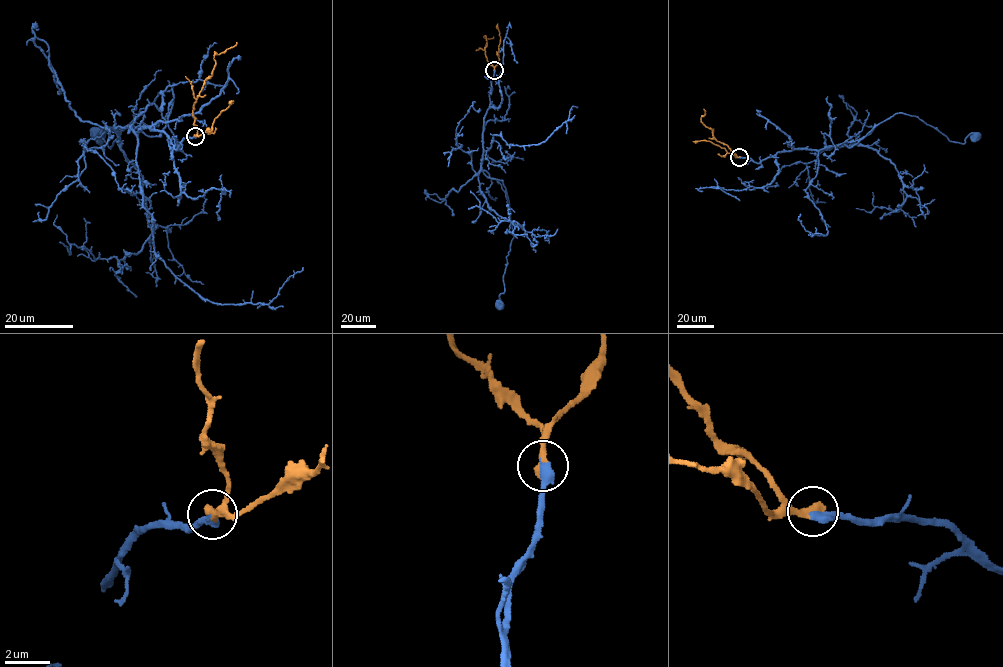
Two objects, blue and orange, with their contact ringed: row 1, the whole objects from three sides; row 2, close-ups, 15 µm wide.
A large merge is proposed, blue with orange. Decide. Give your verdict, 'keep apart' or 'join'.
join

